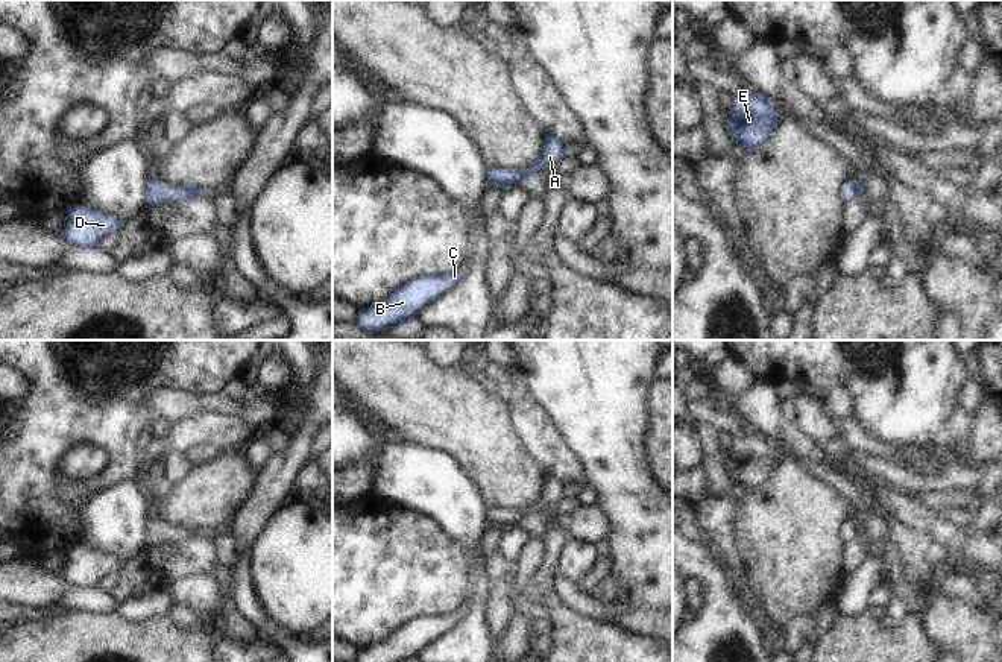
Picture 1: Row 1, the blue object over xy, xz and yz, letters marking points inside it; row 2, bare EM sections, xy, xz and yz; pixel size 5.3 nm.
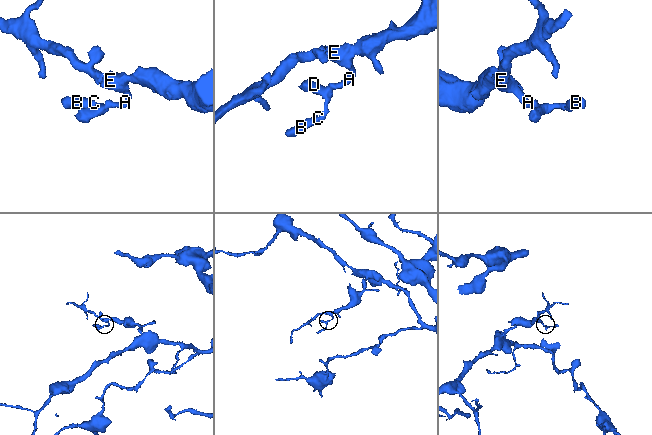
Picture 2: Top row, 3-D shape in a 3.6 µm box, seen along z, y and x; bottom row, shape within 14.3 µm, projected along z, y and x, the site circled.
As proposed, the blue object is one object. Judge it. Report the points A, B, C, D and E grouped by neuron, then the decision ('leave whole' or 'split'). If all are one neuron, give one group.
A B C D E | leave whole

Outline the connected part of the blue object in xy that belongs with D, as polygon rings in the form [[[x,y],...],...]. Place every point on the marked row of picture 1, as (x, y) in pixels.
[[[71,205],[67,208],[67,223],[62,240],[76,246],[97,246],[102,237],[115,234],[121,226],[123,223],[111,214]]]

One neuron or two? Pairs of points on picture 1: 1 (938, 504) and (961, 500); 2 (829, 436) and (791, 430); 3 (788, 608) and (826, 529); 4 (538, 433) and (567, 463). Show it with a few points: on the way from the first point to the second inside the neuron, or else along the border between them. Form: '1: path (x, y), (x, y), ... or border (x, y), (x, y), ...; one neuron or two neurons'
1: path (945, 500), (955, 500); one neuron
2: border (794, 422), (822, 444); two neurons
3: path (790, 588), (796, 574), (796, 559), (806, 548); one neuron
4: path (544, 441), (559, 456); one neuron

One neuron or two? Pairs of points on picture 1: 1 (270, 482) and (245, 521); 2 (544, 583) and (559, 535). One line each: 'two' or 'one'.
1: one
2: one

